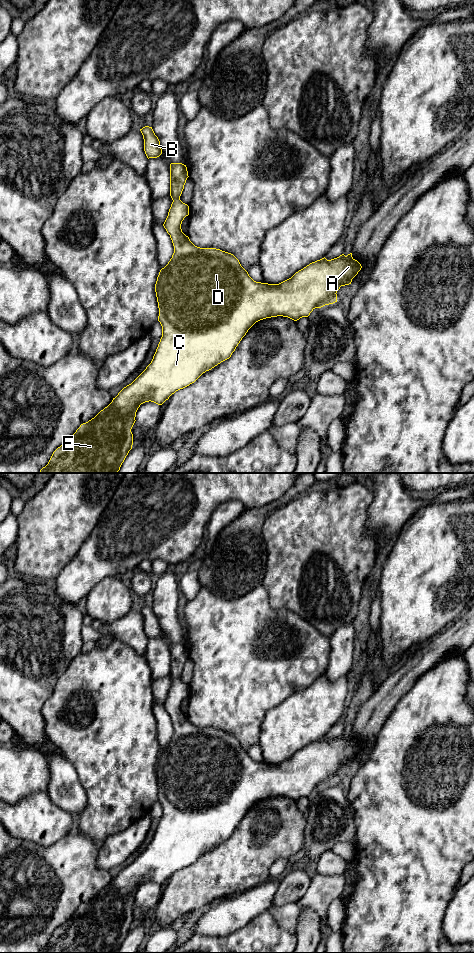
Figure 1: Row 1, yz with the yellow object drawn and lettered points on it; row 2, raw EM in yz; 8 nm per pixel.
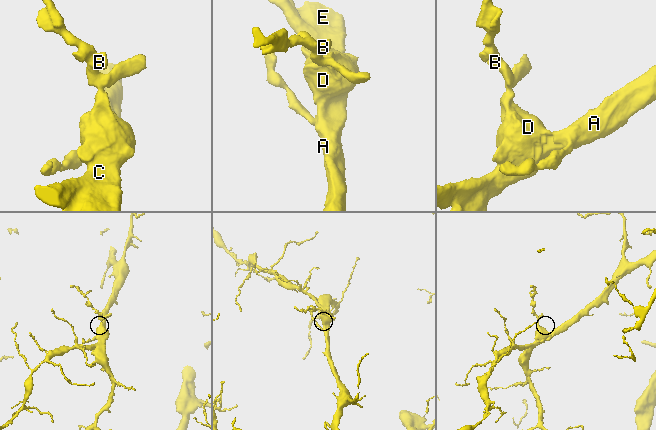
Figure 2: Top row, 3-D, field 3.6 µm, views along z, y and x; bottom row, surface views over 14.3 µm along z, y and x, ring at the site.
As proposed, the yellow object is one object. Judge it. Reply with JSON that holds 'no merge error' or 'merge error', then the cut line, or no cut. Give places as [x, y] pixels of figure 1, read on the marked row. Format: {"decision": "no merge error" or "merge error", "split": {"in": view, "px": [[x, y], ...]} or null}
{"decision": "no merge error", "split": null}

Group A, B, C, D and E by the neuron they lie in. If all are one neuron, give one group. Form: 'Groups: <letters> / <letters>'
Groups: A B C D E

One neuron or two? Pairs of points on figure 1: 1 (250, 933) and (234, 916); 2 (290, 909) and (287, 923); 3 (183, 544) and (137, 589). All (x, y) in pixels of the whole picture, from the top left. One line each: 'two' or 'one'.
1: two
2: one
3: two

